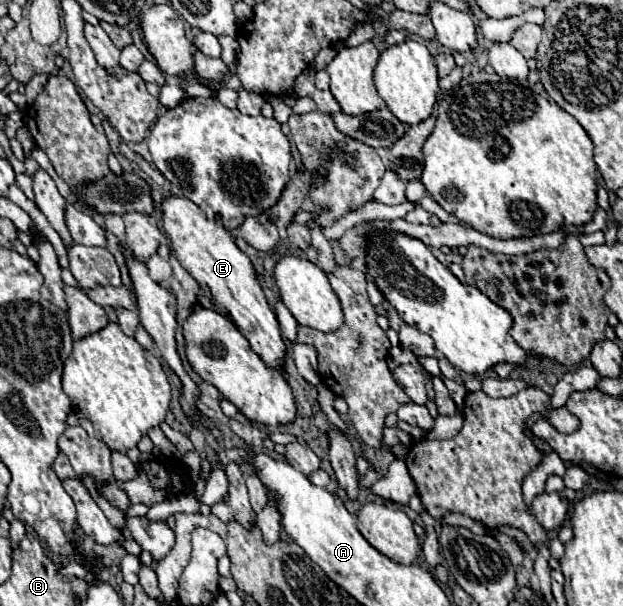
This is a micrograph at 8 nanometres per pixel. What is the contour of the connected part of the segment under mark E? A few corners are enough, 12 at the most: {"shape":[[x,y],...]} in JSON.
{"shape":[[186,197],[164,199],[180,265],[270,369],[288,341],[248,255]]}

